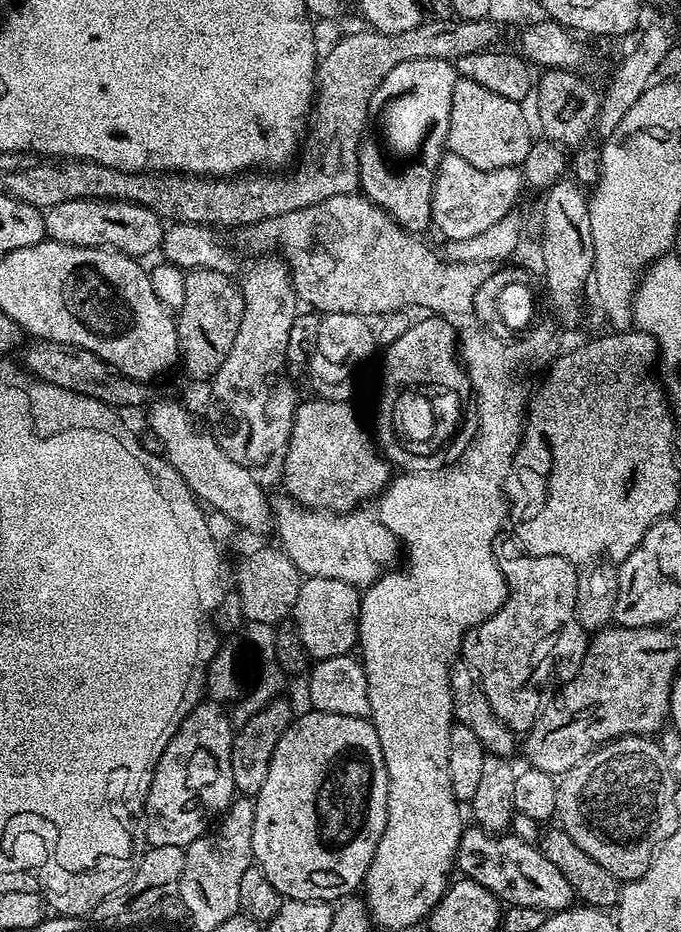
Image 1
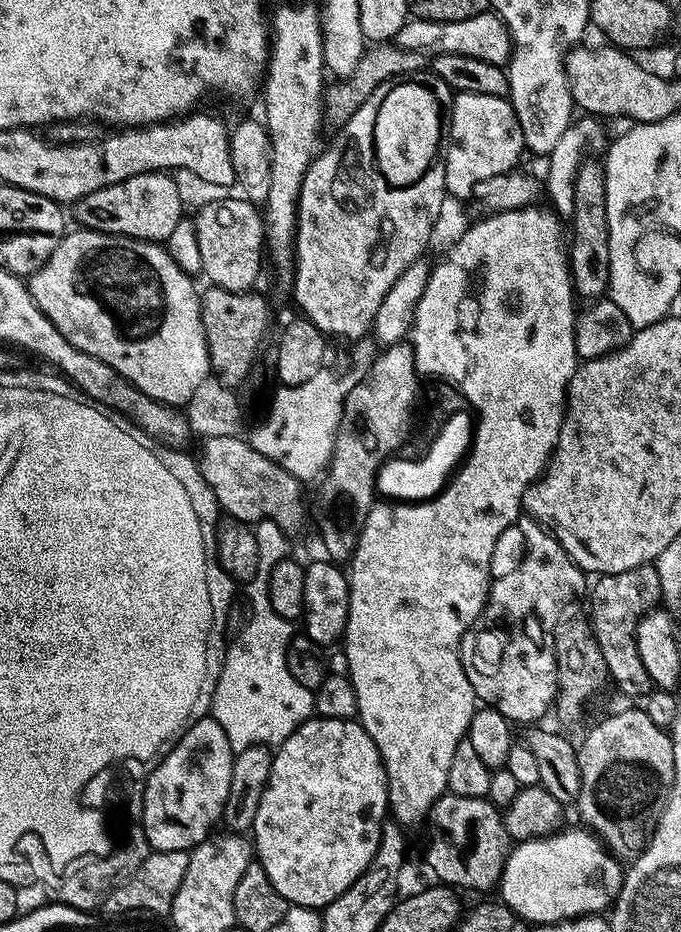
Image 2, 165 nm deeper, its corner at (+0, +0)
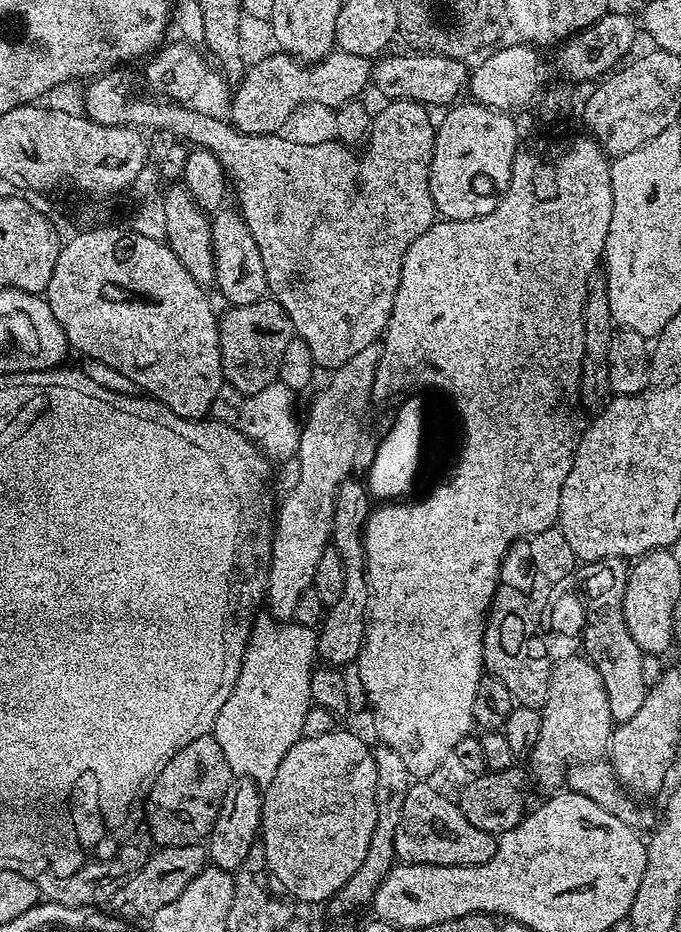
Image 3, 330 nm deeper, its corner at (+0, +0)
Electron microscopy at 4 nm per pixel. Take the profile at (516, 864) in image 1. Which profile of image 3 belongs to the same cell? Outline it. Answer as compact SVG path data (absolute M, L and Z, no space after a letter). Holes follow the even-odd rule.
M416 782L409 787L396 835L397 861L443 868L472 868L476 864L489 864L496 857L497 843L493 833L478 830L478 826L466 818L455 799L447 800L428 782Z

